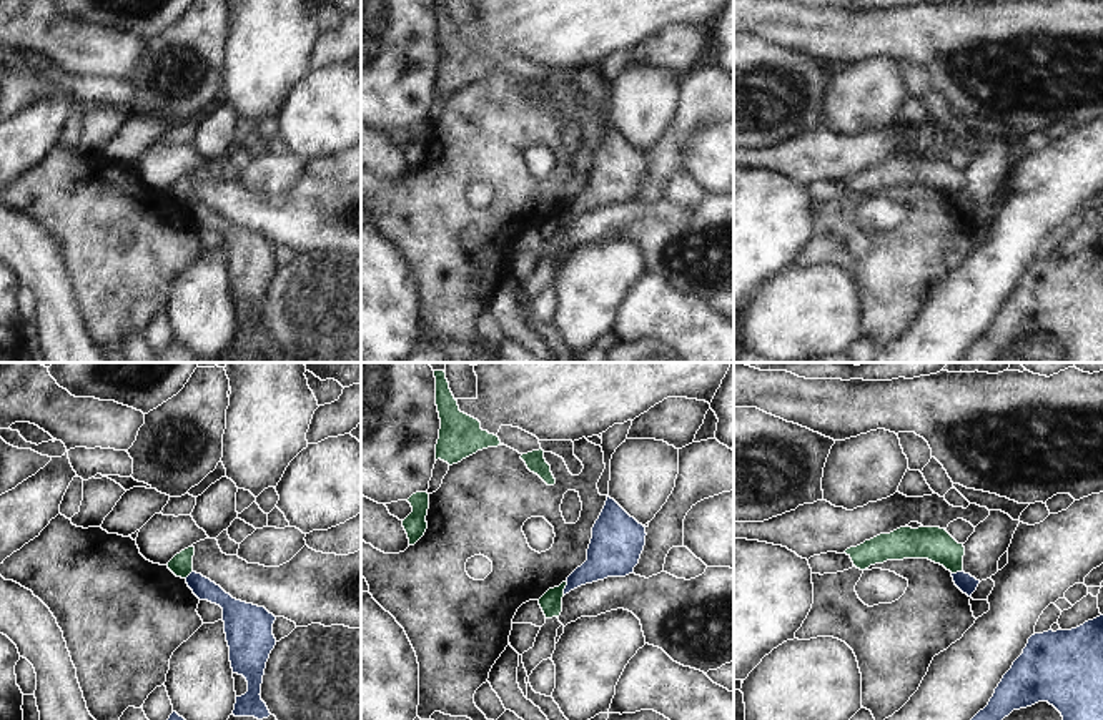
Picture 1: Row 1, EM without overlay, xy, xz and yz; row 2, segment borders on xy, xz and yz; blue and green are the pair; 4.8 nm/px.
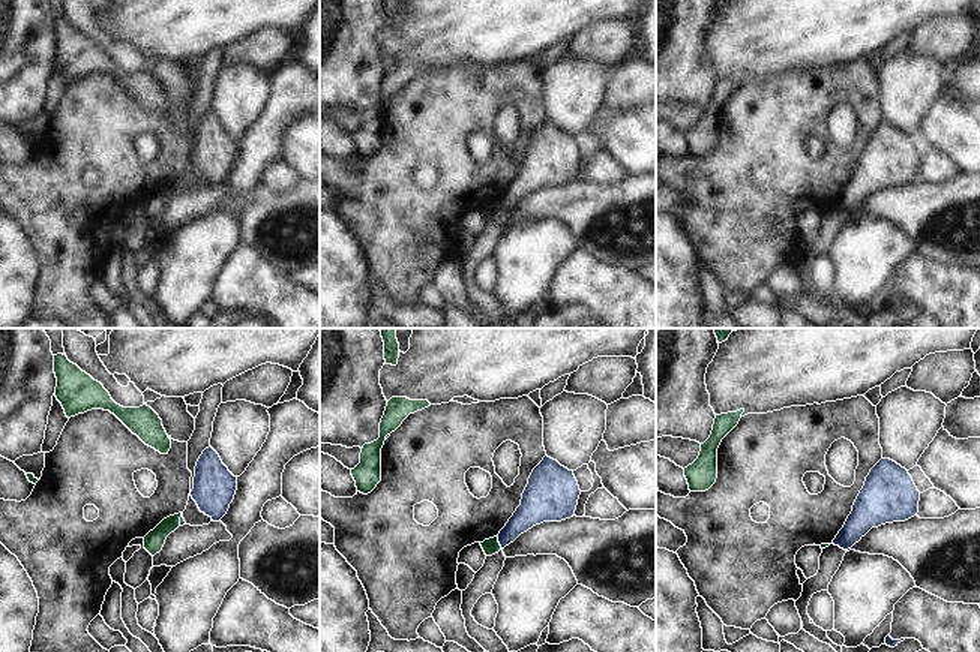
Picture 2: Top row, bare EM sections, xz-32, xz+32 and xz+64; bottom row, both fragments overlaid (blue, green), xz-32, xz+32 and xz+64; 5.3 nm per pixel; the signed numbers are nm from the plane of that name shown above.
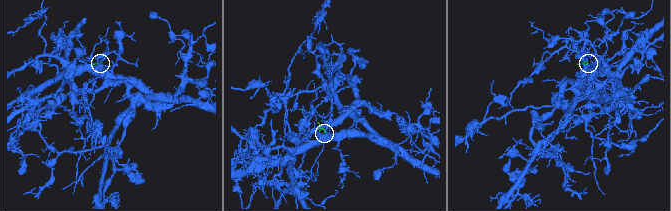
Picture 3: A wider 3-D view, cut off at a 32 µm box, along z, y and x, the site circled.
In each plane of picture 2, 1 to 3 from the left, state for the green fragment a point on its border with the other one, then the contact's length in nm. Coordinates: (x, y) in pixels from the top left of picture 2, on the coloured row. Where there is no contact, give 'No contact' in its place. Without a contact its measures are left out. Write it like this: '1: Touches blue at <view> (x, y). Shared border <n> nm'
1: Touches blue at xz-32 (180, 520). Shared border 70 nm
2: Touches blue at xz+32 (499, 541). Shared border 70 nm
3: No contact

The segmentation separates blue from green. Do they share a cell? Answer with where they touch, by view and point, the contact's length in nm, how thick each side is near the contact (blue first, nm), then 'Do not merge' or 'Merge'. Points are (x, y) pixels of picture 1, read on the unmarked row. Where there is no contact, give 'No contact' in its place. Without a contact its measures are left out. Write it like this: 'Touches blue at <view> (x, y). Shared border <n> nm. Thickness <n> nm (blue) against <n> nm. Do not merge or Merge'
Touches blue at xz (566, 215). Shared border 80 nm. Thickness 190 nm (blue) against 110 nm. Do not merge

